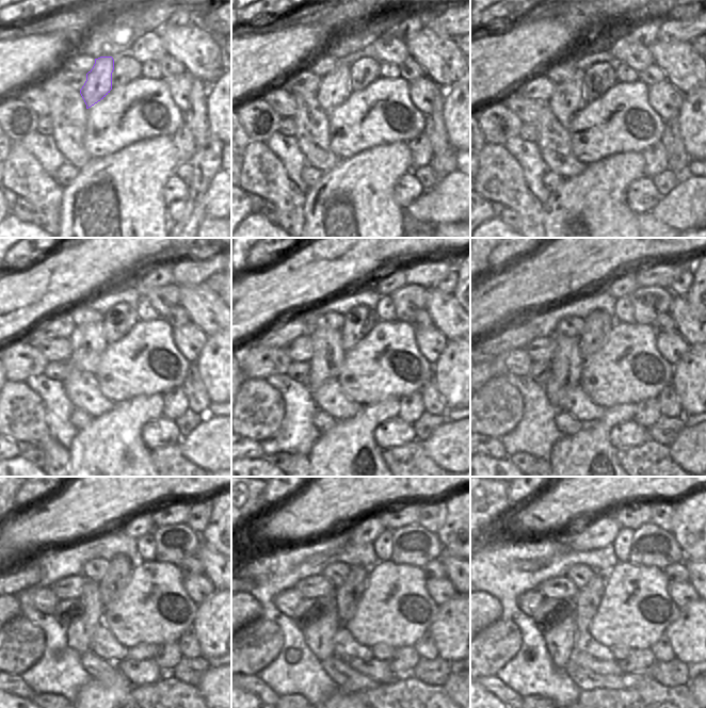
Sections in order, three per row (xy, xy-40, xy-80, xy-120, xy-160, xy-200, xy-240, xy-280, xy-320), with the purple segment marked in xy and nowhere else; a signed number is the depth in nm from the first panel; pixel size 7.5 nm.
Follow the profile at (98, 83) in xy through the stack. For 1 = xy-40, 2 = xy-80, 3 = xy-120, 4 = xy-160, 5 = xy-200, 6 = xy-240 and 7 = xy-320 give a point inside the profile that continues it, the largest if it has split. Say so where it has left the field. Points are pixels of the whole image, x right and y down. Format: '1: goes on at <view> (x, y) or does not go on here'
1: goes on at xy-40 (334, 89)
2: goes on at xy-80 (567, 98)
3: goes on at xy-120 (87, 341)
4: goes on at xy-160 (329, 356)
5: goes on at xy-200 (566, 364)
6: goes on at xy-240 (79, 632)
7: goes on at xy-320 (560, 641)

